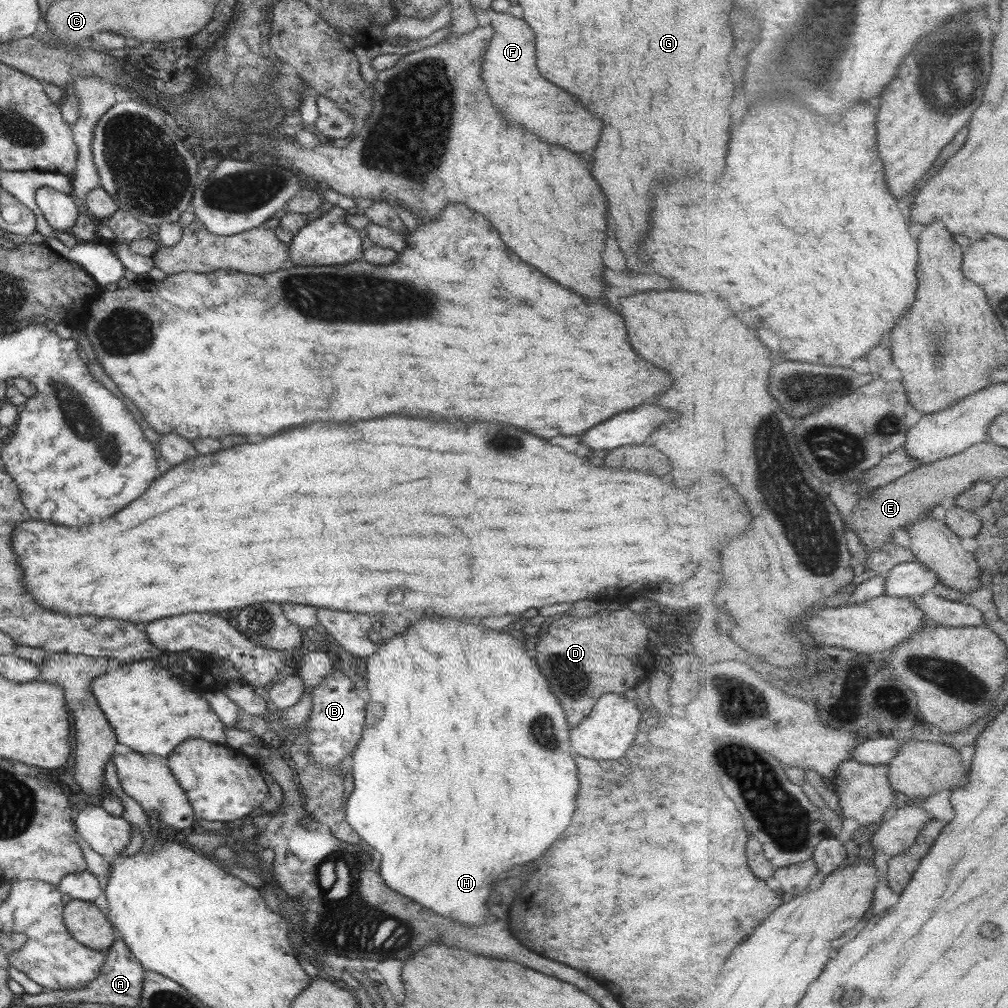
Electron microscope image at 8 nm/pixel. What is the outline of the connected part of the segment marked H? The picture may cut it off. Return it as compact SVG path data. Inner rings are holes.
M433 616L417 620L401 634L387 634L387 641L377 644L378 649L364 659L365 716L359 742L351 754L354 788L347 798L345 820L361 841L365 841L375 852L379 852L380 862L375 865L378 875L390 889L439 916L458 921L469 928L487 927L496 920L489 909L483 906L491 892L493 880L501 872L511 870L513 866L539 858L557 840L557 836L565 830L565 826L571 820L575 794L579 788L577 770L573 758L569 756L573 750L567 740L567 730L570 728L565 724L563 709L560 704L557 706L557 699L547 690L547 682L539 674L539 669L523 642L524 637L517 634L515 629L513 632L493 632L487 628L475 628L473 624L461 624L453 620L447 620L443 628L439 628L439 616ZM535 716L537 716L537 734L531 734L529 728Z

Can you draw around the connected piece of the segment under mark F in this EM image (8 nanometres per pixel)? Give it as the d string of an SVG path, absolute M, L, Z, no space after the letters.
M489 8L489 28L492 28L480 66L480 79L485 92L501 116L533 132L539 140L555 144L573 153L582 153L596 146L599 138L599 120L585 112L569 94L549 84L535 68L535 36L531 28L516 16L498 13Z

